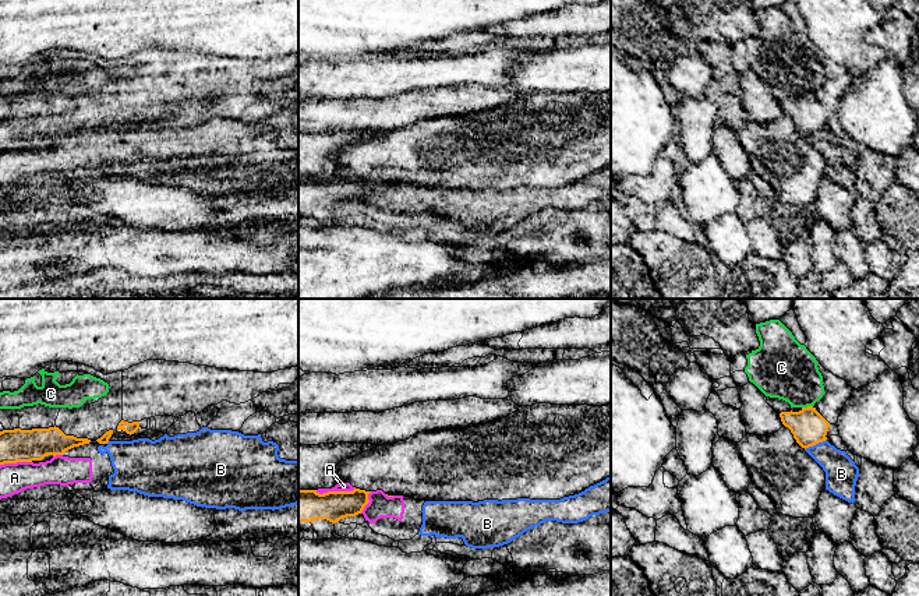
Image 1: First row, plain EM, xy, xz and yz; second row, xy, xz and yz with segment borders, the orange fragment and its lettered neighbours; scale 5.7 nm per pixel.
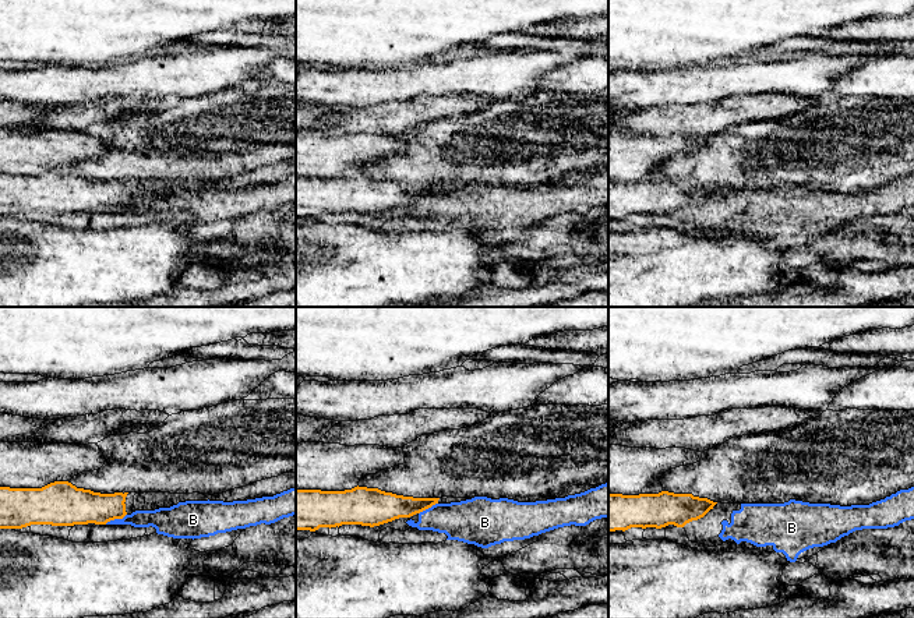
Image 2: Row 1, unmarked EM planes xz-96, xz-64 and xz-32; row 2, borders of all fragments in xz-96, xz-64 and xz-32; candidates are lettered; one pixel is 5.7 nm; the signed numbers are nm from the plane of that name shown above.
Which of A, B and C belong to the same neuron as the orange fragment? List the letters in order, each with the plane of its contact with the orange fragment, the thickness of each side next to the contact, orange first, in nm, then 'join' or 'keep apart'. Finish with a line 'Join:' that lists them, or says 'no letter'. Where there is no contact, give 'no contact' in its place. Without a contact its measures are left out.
A: meets orange in xz; 190 nm thick on the orange side, 50 nm on the other; keep apart
B: meets orange in yz; 200 nm thick on the orange side, 190 nm on the other; keep apart
C: meets orange in yz; 200 nm thick on the orange side, 340 nm on the other; keep apart
Join: no letter

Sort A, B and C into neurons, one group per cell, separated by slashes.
A B / C

